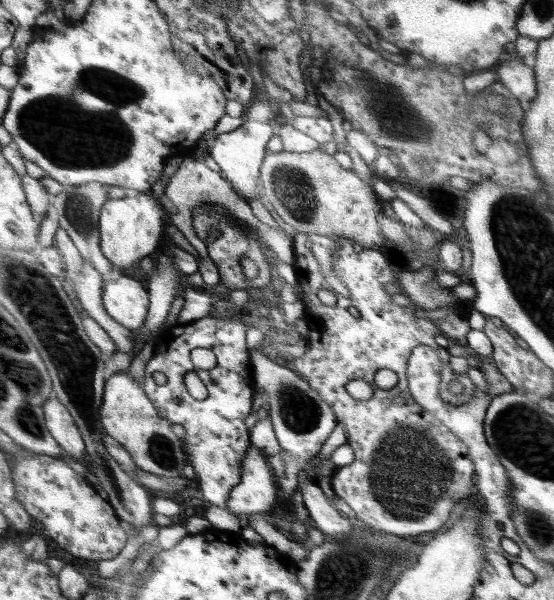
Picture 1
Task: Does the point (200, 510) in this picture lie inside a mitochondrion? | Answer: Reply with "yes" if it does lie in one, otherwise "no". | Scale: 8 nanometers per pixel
no

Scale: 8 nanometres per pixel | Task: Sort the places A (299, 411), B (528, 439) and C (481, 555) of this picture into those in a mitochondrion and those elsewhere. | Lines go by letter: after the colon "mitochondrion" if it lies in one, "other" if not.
A: mitochondrion
B: mitochondrion
C: other

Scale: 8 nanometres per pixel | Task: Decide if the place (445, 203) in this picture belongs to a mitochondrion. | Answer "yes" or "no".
no

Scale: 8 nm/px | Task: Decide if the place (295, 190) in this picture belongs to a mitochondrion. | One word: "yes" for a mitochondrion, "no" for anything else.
yes

